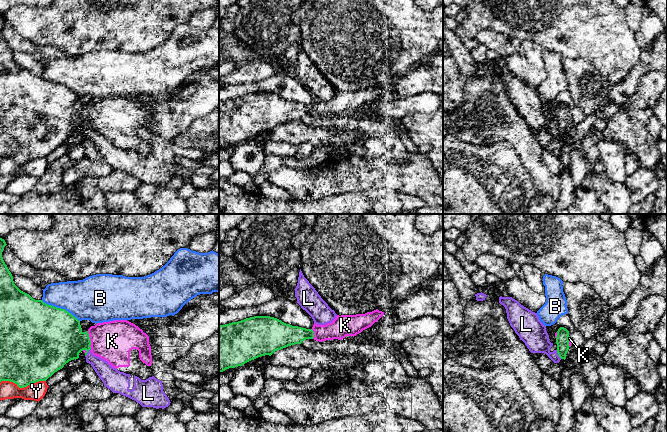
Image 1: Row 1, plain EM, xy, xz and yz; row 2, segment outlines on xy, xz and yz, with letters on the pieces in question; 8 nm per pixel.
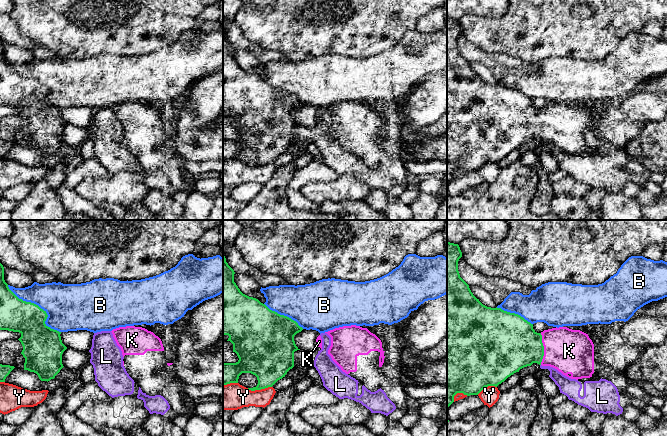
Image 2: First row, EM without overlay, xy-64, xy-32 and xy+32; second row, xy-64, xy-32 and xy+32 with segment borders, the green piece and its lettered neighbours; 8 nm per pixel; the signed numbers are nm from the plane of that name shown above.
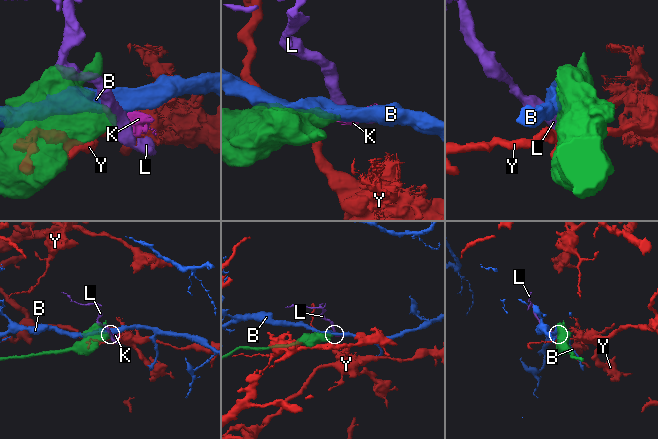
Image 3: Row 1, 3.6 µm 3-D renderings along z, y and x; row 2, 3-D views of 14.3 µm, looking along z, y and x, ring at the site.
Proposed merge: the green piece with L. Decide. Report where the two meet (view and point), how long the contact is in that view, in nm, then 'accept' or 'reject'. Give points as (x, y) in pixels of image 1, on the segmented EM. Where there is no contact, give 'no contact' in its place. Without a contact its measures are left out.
yz (558, 354) | 80 nm | reject

